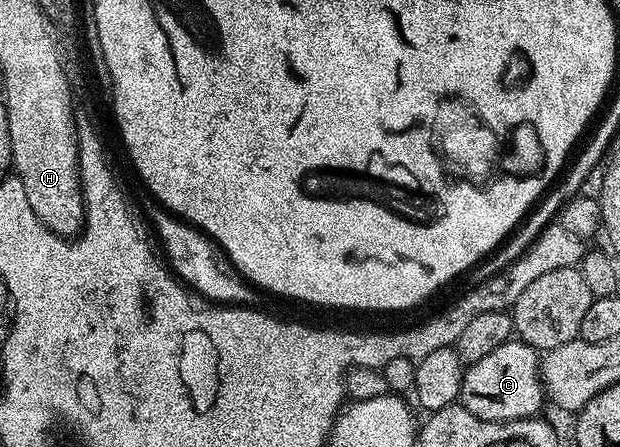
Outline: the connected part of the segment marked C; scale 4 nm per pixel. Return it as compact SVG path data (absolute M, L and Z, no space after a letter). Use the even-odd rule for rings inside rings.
M505 341L496 351L466 365L462 374L462 396L460 404L472 415L485 421L519 421L525 417L536 417L543 412L544 390L540 372L540 353L523 341Z

